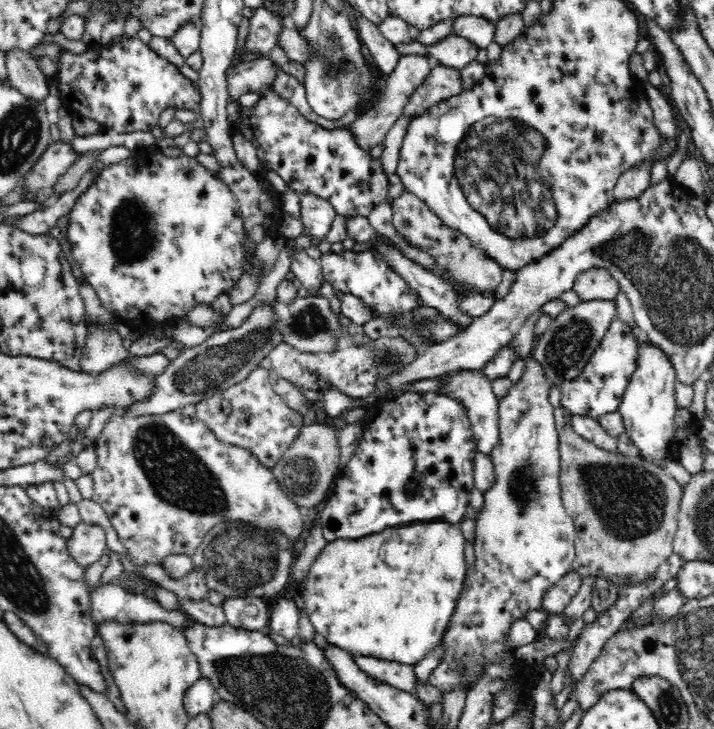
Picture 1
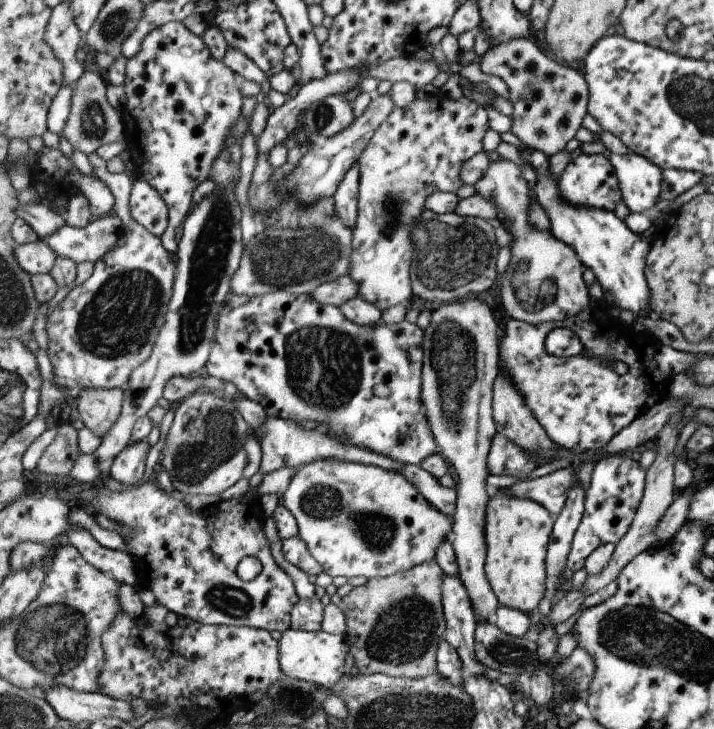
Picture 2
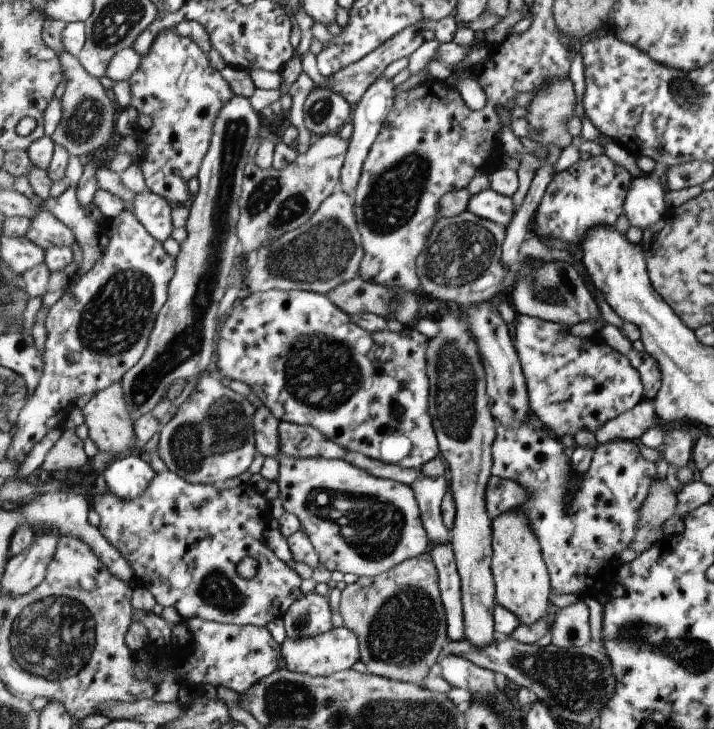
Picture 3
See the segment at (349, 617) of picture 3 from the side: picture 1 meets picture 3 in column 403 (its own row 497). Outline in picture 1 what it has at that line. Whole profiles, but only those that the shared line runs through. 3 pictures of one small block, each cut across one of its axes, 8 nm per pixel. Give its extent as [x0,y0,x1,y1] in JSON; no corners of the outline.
[554,404,683,587]

